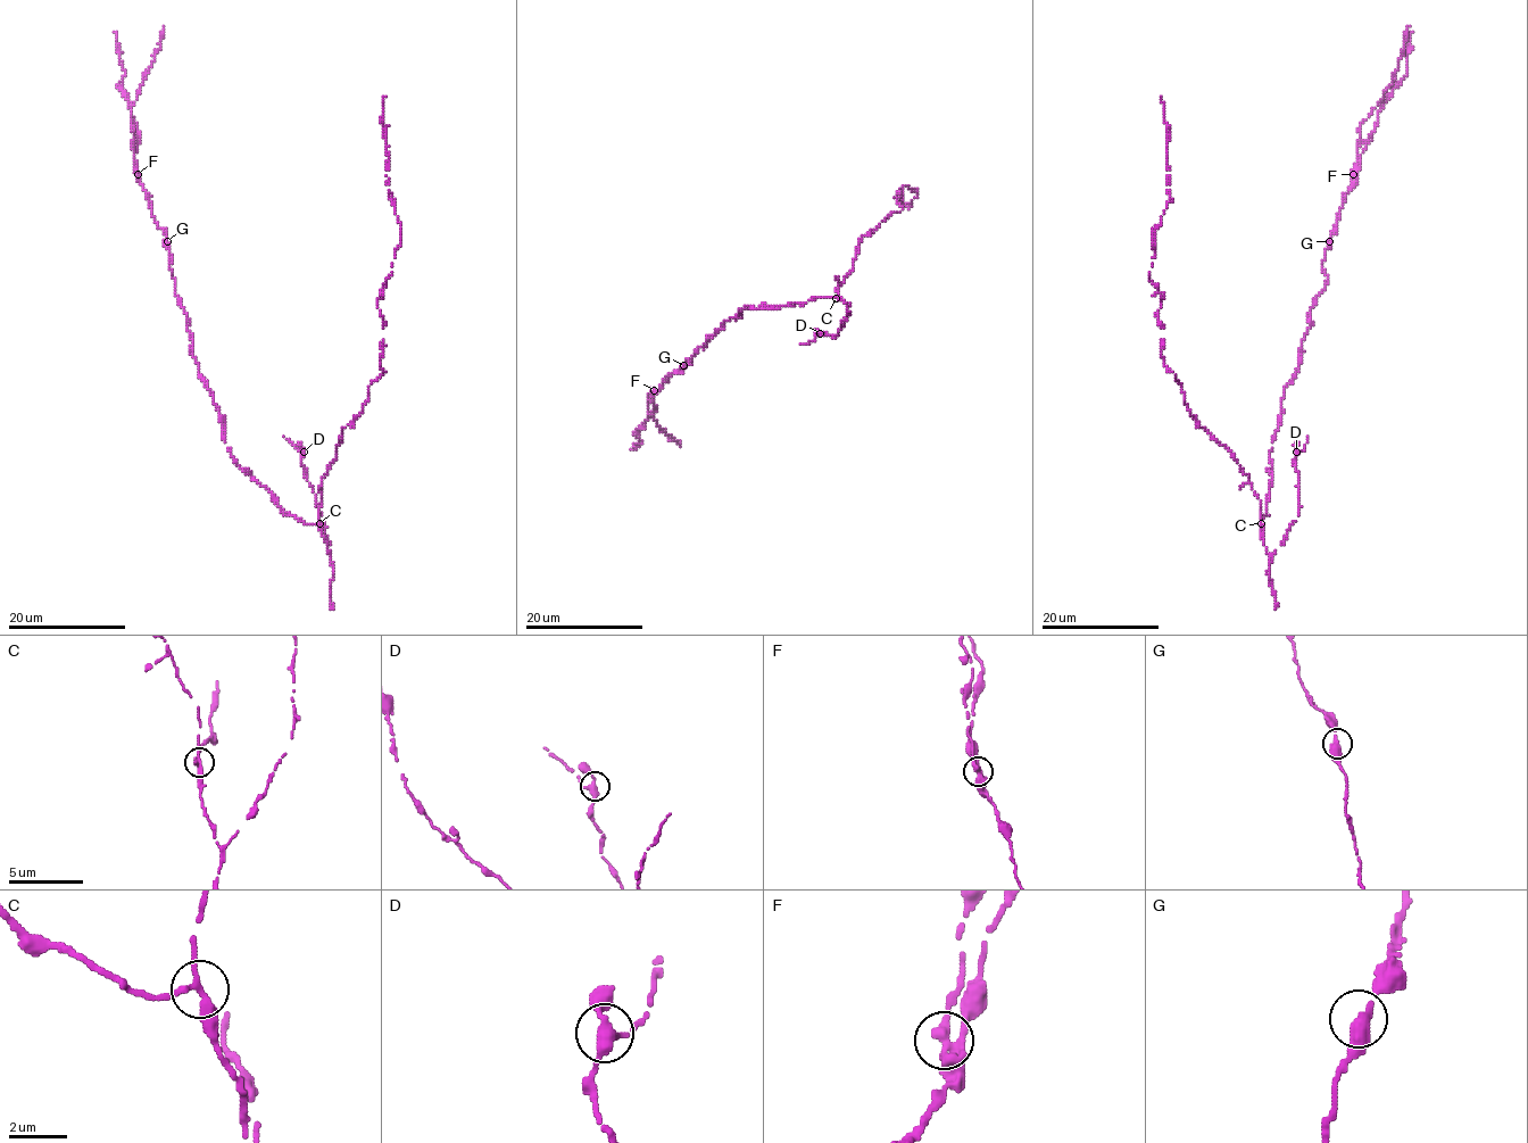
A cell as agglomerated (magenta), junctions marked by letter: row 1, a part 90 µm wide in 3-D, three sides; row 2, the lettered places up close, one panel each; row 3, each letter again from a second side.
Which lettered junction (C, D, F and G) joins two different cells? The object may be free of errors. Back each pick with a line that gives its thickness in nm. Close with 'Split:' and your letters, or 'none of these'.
F: 360 nm
Split: F

